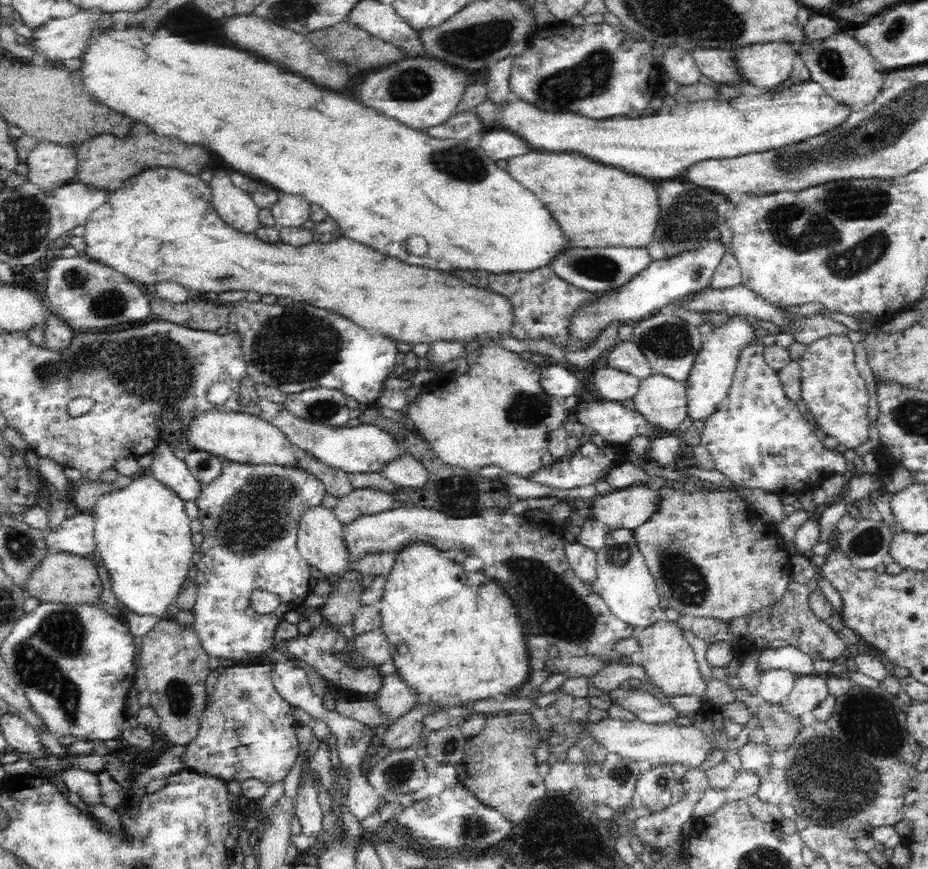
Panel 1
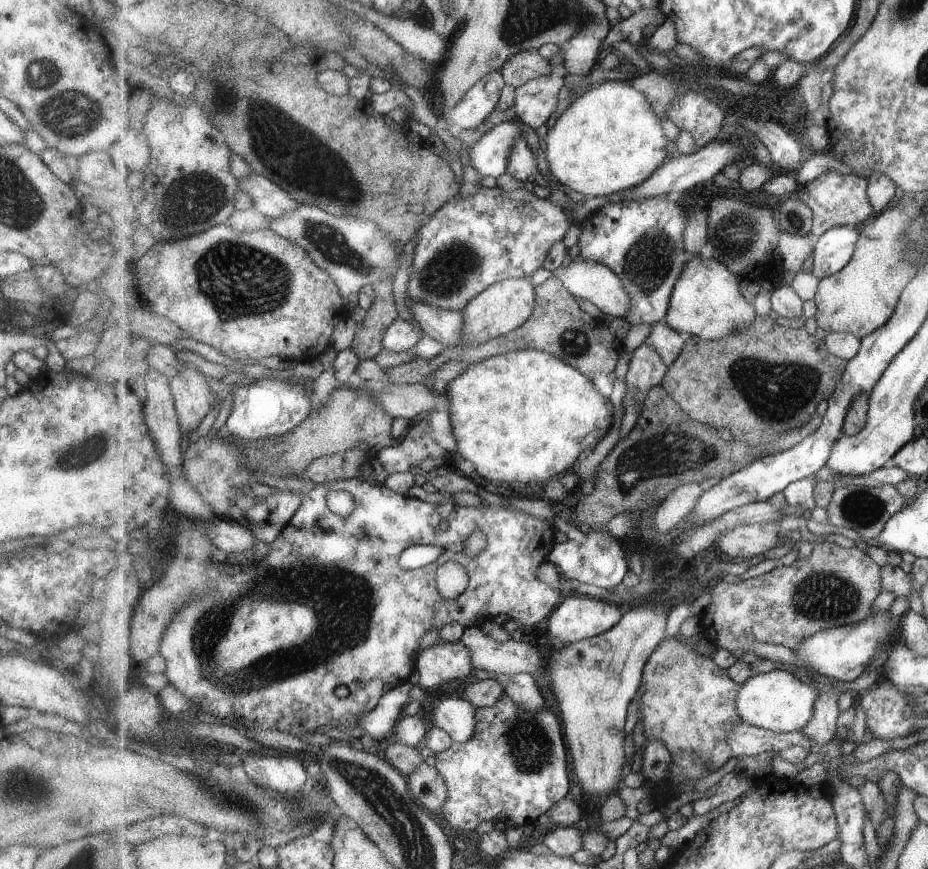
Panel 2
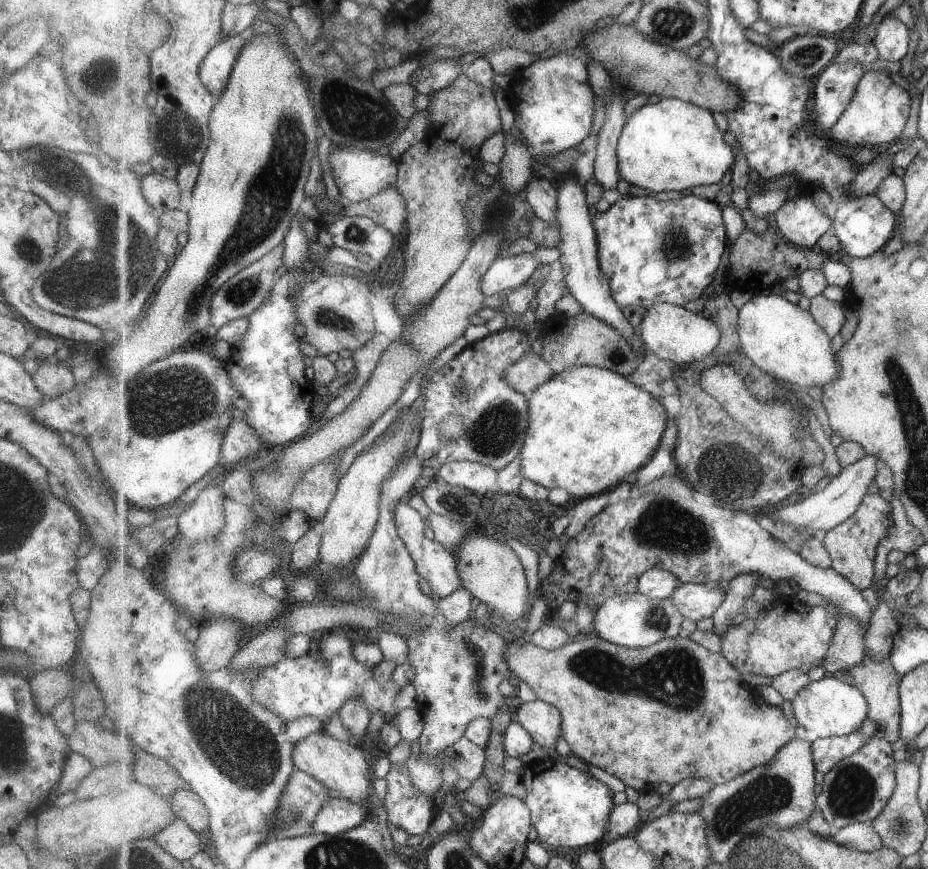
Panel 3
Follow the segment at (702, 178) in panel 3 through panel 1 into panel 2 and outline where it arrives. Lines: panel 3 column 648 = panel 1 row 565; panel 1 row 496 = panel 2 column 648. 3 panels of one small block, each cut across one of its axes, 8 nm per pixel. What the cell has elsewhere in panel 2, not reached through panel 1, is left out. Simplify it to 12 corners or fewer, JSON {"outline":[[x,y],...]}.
{"outline":[[629,81],[575,99],[548,131],[551,174],[588,197],[649,180],[663,119]]}

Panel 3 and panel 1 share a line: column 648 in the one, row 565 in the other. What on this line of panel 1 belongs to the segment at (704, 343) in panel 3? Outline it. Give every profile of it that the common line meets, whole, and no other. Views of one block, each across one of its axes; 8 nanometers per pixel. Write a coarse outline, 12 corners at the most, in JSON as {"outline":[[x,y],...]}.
{"outline":[[322,503],[298,519],[297,545],[326,578],[351,570],[336,511]]}

